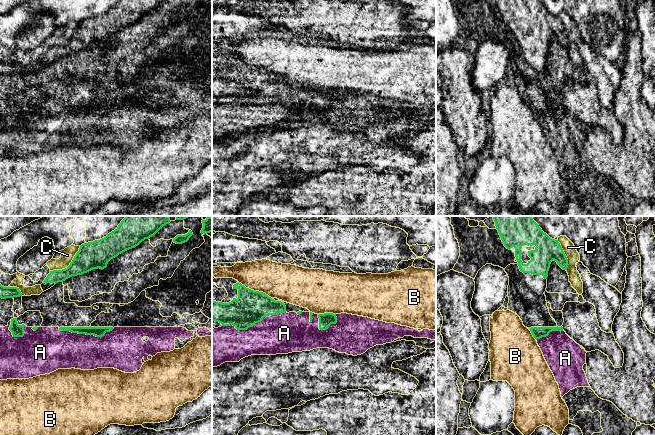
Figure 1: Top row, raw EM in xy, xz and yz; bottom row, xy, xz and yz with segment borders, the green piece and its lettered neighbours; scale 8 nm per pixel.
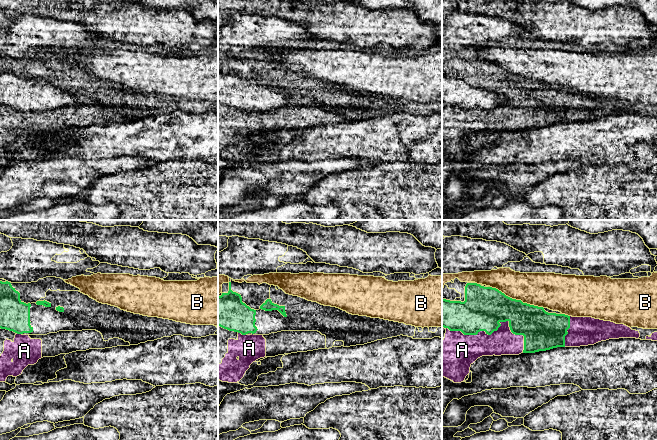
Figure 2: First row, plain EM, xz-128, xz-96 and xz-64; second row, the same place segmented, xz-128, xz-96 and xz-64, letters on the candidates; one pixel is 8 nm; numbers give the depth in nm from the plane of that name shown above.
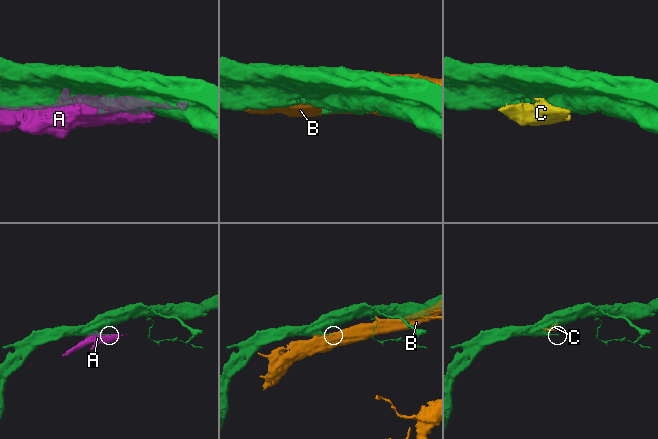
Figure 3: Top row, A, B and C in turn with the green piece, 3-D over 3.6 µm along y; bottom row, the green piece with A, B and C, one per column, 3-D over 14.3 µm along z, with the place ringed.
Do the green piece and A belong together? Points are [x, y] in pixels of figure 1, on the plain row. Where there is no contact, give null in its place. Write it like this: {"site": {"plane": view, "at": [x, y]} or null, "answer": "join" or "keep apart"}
{"site": {"plane": "xz", "at": [253, 101]}, "answer": "keep apart"}

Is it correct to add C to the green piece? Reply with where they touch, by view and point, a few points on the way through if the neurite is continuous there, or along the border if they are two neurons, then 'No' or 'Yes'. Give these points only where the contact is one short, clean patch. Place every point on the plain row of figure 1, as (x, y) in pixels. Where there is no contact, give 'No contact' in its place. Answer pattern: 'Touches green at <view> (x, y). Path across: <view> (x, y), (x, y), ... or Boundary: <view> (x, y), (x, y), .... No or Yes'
Touches green at xy (69, 41). No

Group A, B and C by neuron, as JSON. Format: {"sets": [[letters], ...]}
{"sets": [["A"], ["B"], ["C"]]}

